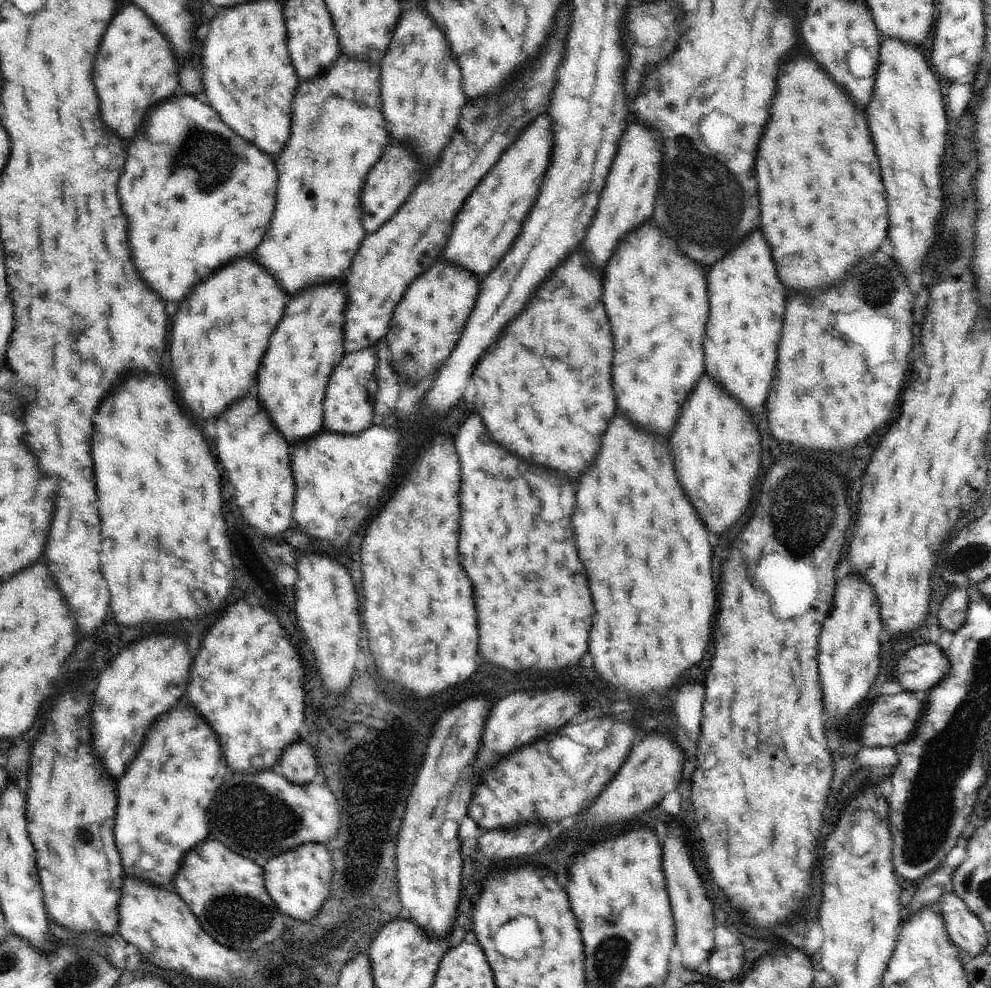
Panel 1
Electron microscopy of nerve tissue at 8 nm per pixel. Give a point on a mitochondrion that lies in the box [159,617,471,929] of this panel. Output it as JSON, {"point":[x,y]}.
{"point":[273,824]}

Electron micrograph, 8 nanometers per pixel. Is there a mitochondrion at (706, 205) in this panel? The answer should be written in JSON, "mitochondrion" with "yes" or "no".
{"mitochondrion":"yes"}

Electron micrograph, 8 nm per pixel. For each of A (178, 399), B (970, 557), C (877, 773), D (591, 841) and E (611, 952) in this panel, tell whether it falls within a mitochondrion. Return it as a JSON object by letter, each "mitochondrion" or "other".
{"A":"other","B":"mitochondrion","C":"other","D":"other","E":"mitochondrion"}

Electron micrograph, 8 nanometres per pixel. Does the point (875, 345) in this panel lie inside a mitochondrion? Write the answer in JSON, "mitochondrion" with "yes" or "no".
{"mitochondrion":"no"}

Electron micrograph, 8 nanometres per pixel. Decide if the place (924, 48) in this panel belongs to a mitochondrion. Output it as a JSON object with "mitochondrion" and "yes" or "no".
{"mitochondrion":"no"}

